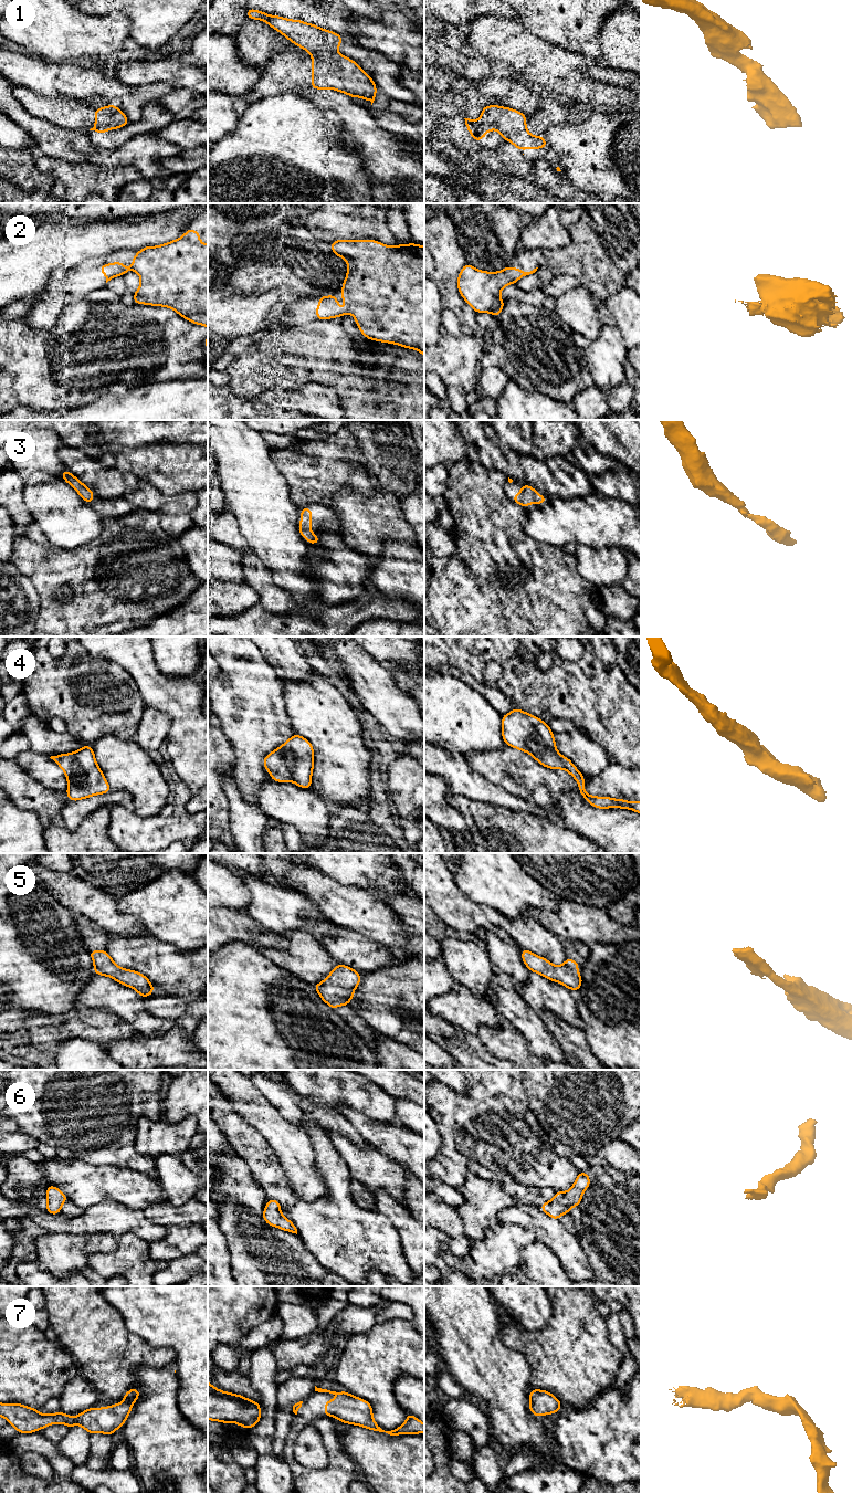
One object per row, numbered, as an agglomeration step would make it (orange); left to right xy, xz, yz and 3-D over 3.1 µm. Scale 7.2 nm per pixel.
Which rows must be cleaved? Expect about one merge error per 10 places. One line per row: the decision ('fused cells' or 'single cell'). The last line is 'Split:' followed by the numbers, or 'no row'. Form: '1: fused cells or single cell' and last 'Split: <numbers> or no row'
1: fused cells
2: single cell
3: single cell
4: single cell
5: single cell
6: single cell
7: single cell
Split: 1

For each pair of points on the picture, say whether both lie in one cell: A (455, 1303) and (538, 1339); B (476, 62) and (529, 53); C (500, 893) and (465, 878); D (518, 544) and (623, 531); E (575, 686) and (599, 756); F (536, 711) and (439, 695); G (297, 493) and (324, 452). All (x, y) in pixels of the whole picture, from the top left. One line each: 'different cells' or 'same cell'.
A: different cells
B: different cells
C: same cell
D: different cells
E: different cells
F: different cells
G: same cell

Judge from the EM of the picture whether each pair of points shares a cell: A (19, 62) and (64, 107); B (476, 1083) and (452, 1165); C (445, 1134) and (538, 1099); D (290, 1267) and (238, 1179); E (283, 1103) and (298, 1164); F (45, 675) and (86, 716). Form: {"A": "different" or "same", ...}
{"A": "different", "B": "same", "C": "different", "D": "same", "E": "different", "F": "same"}

